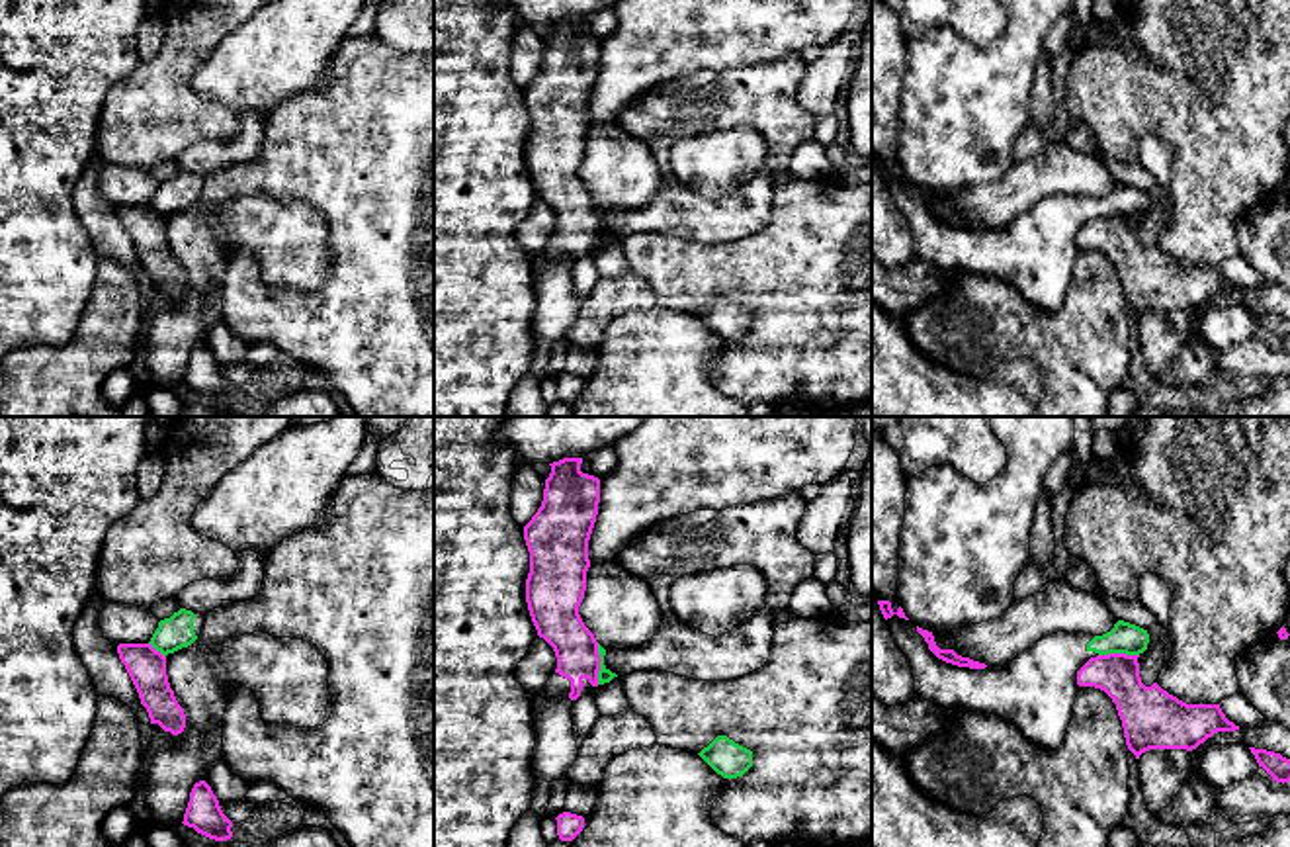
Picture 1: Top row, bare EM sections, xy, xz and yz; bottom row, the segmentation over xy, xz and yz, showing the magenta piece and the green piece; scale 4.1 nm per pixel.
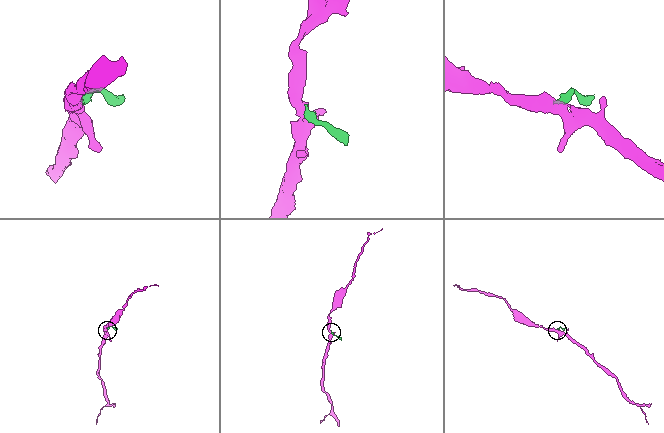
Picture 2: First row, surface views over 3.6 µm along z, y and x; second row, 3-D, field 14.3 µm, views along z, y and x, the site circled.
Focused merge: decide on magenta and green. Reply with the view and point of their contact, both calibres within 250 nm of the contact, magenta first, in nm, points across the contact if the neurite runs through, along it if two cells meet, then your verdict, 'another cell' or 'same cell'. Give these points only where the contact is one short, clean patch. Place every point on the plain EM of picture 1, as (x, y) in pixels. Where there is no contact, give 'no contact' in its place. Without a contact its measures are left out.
meets magenta in xz at (599, 225); 190 nm thick on the magenta side, 60 nm on the other; border along xz (597, 206), (599, 245); another cell

